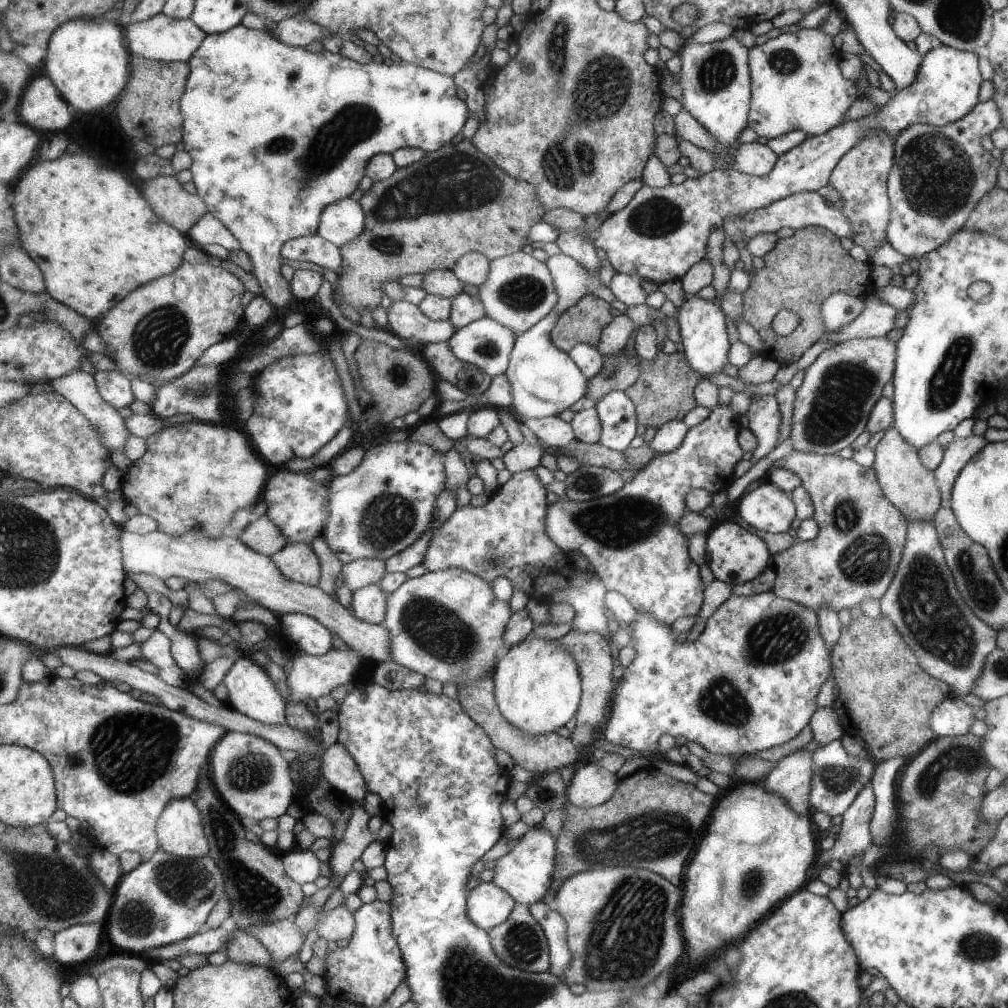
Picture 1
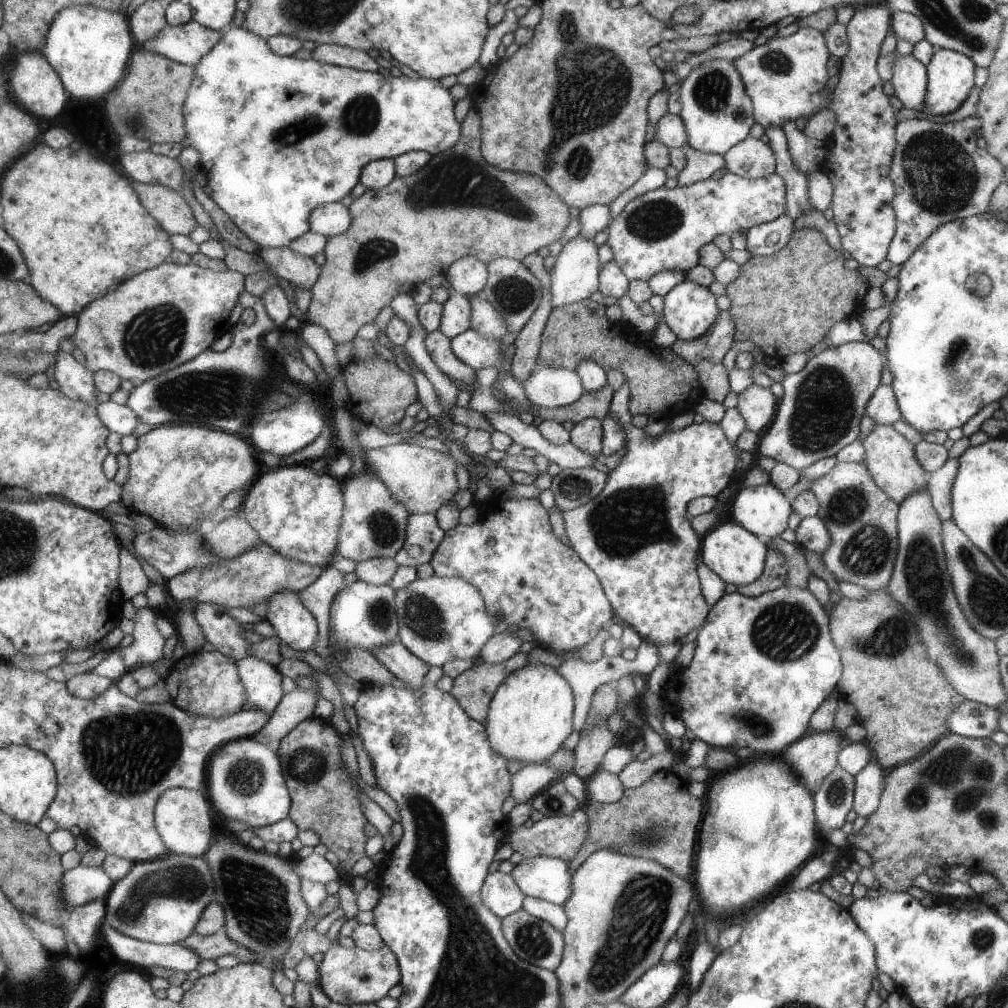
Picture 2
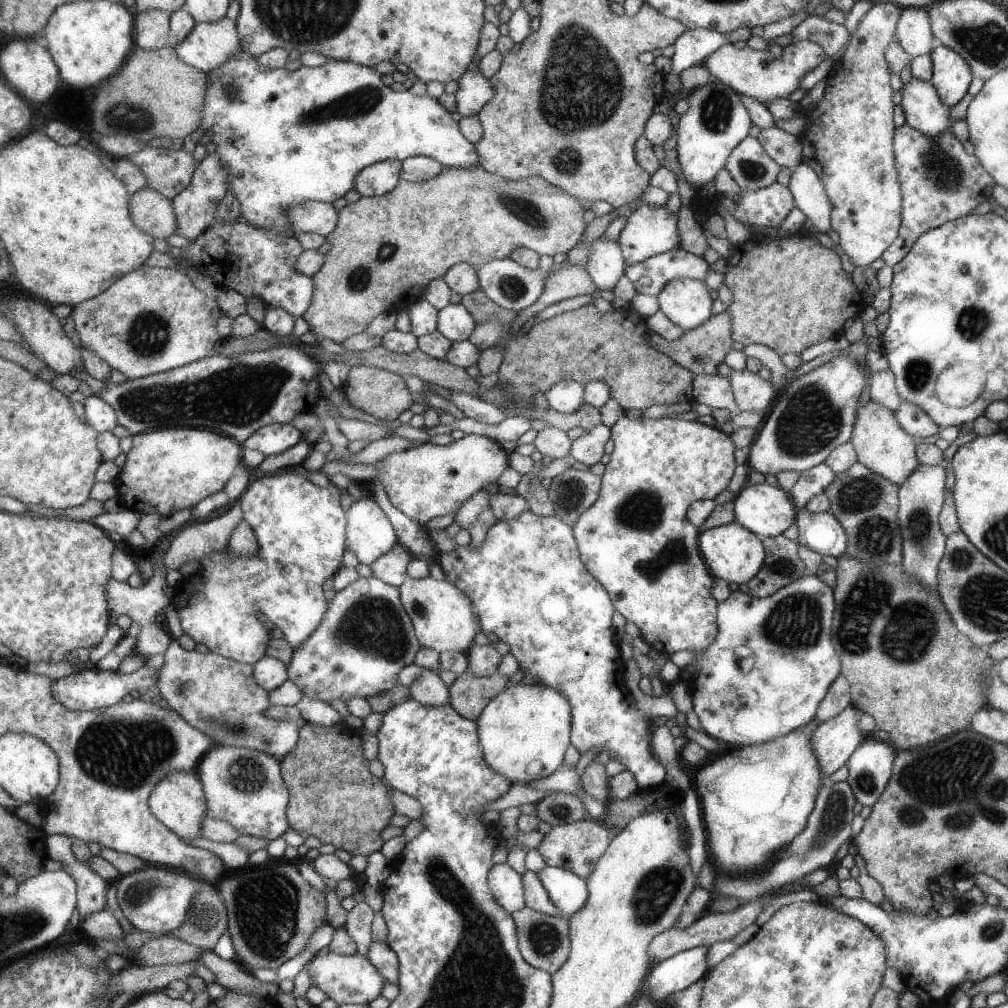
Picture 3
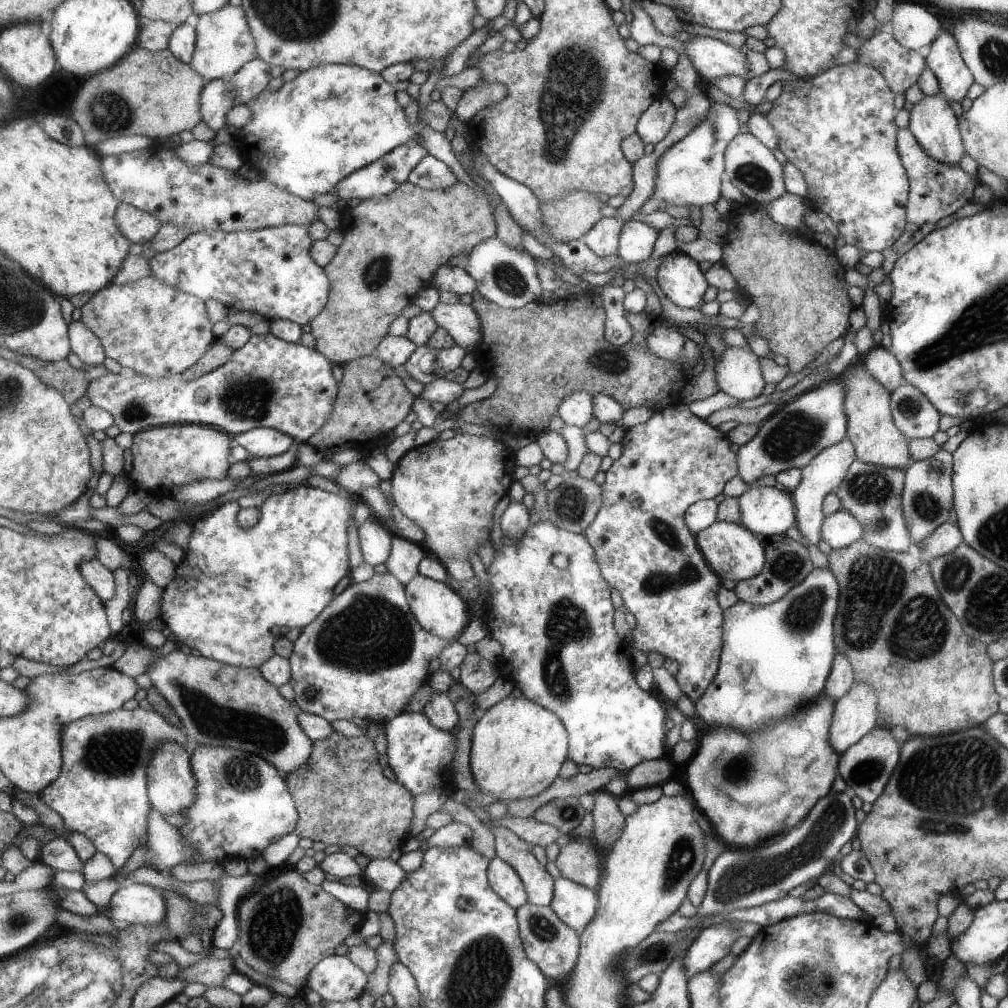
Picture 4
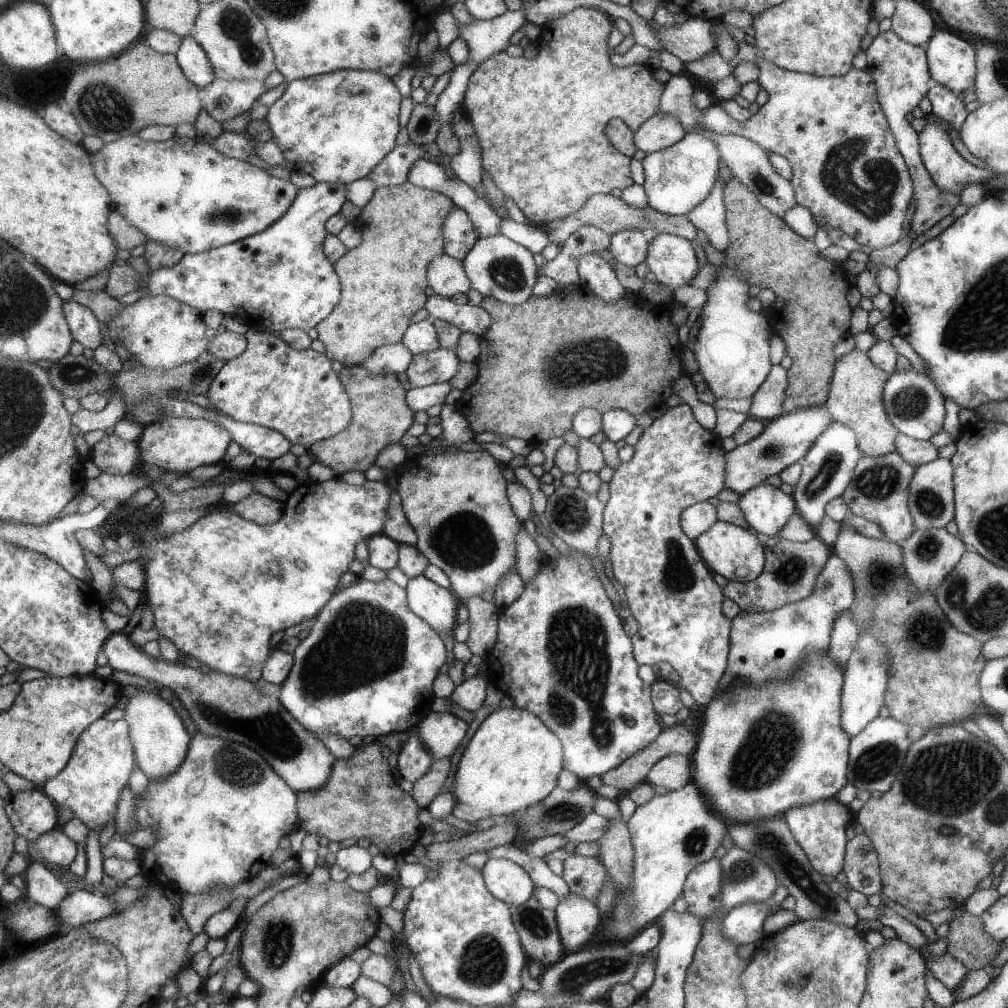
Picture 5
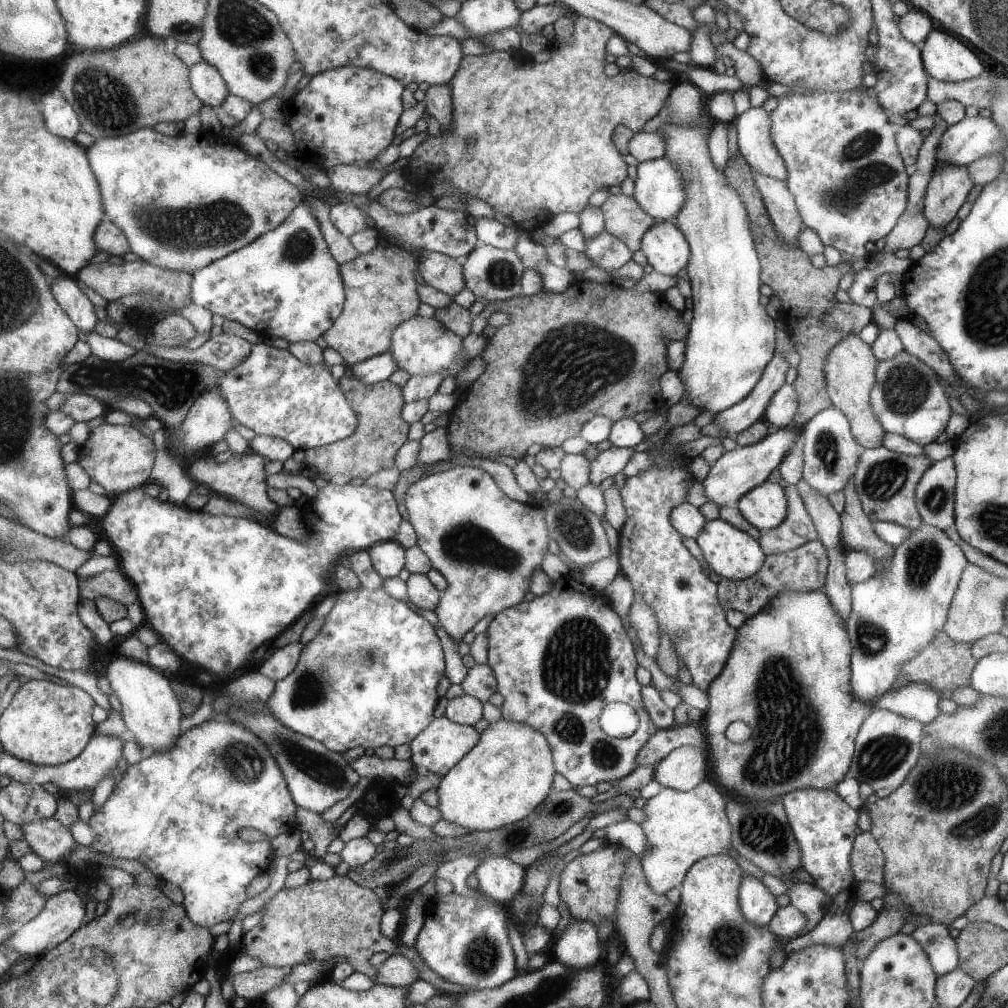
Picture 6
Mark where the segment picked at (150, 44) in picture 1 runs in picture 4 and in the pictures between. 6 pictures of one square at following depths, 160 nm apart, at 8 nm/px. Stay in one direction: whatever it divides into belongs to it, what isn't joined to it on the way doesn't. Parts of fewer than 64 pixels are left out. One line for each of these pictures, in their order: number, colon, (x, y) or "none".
2: (189, 43)
3: (210, 45)
4: (224, 44)

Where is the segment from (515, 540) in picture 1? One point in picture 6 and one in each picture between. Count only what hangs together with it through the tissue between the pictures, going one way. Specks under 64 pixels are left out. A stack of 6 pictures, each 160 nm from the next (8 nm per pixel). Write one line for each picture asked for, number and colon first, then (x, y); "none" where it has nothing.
2: (528, 577)
3: (530, 587)
4: (555, 626)
5: (561, 654)
6: (559, 659)

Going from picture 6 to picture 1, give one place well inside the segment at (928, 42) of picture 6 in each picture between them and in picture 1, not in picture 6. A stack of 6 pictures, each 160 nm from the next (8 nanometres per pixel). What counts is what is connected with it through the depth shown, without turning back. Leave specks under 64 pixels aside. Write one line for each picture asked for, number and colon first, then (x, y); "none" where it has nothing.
1: (661, 231)
2: (949, 74)
3: (950, 77)
4: (943, 58)
5: (950, 61)

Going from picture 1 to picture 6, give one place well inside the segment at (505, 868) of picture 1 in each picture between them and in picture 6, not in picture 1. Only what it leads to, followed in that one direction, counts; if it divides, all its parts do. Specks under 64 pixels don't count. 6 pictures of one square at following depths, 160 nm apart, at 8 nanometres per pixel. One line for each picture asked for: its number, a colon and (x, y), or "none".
2: (548, 878)
3: (569, 892)
4: (575, 904)
5: (578, 918)
6: (576, 947)

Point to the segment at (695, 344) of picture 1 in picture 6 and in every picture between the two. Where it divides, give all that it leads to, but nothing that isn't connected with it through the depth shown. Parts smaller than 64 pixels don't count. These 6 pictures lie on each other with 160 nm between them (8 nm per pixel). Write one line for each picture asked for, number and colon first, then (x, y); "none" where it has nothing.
2: (689, 310)
3: (686, 302)
4: (679, 278)
5: (671, 258)
6: (666, 249)

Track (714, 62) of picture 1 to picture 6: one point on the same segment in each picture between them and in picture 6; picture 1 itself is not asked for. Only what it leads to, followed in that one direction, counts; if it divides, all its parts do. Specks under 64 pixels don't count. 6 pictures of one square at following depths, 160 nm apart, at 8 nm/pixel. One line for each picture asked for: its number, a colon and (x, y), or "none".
2: (716, 112)
3: (716, 120)
4: (689, 173)
5: (676, 179)
6: (659, 189)

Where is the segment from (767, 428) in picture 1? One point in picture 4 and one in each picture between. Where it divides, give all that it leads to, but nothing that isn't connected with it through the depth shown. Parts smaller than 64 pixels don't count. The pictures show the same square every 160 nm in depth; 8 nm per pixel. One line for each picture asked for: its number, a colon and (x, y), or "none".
2: (757, 405)
3: (751, 393)
4: (737, 371)

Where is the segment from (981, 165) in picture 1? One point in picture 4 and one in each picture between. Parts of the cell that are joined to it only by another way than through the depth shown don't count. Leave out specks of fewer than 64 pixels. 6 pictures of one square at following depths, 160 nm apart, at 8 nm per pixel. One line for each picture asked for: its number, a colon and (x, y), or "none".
2: (939, 175)
3: (939, 182)
4: (936, 189)

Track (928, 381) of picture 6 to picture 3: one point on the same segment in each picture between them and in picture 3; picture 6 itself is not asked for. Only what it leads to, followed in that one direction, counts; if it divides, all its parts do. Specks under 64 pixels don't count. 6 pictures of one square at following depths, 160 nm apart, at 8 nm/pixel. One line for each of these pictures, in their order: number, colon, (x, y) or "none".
3: (913, 420)
4: (916, 418)
5: (913, 404)

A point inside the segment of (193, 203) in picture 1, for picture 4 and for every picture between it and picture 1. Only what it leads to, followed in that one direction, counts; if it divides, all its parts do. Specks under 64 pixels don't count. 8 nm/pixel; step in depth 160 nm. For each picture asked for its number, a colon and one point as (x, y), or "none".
2: (169, 207)
3: (153, 212)
4: (140, 227)

